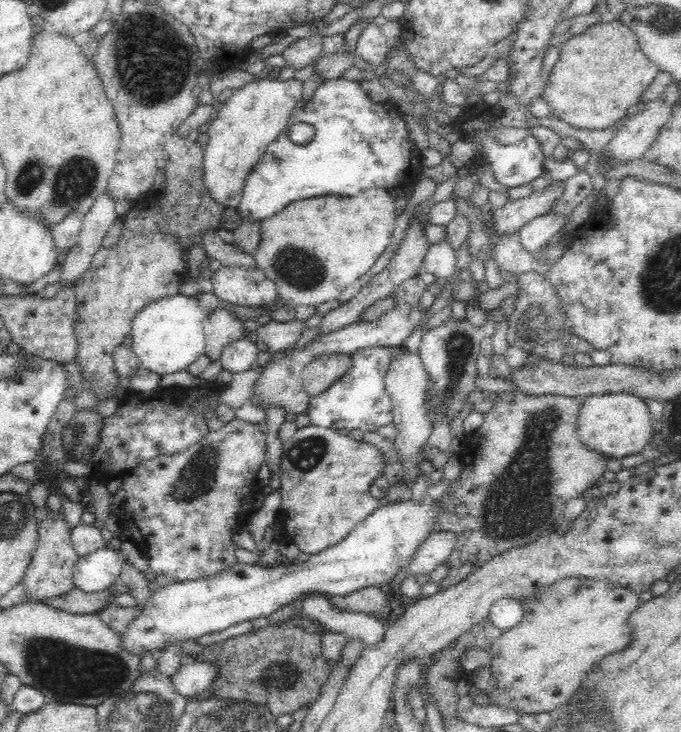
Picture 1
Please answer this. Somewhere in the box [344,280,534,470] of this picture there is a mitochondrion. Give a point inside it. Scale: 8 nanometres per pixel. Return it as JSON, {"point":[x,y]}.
{"point":[459,347]}

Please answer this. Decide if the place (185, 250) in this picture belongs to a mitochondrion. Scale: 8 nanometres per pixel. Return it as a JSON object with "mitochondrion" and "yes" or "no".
{"mitochondrion":"no"}

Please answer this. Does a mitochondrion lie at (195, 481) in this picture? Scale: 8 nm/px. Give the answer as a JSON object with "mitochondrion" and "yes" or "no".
{"mitochondrion":"yes"}

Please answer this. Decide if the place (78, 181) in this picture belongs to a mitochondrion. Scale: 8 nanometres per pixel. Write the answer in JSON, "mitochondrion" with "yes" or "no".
{"mitochondrion":"yes"}

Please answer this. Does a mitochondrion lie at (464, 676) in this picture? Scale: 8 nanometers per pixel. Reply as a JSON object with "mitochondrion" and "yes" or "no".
{"mitochondrion":"no"}

